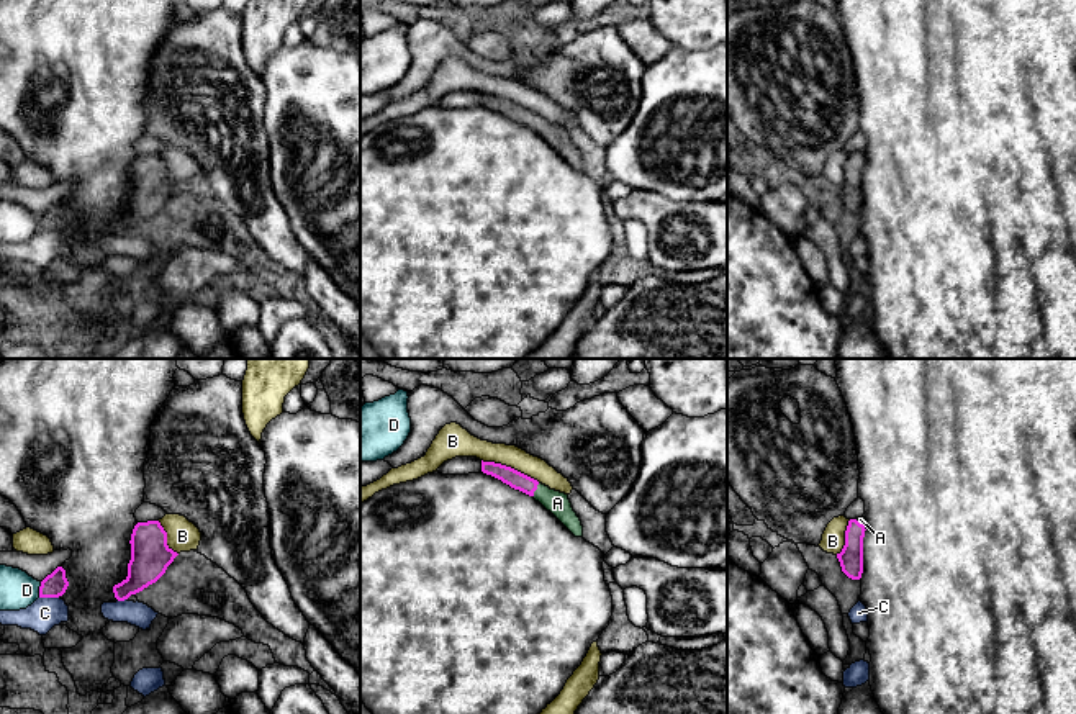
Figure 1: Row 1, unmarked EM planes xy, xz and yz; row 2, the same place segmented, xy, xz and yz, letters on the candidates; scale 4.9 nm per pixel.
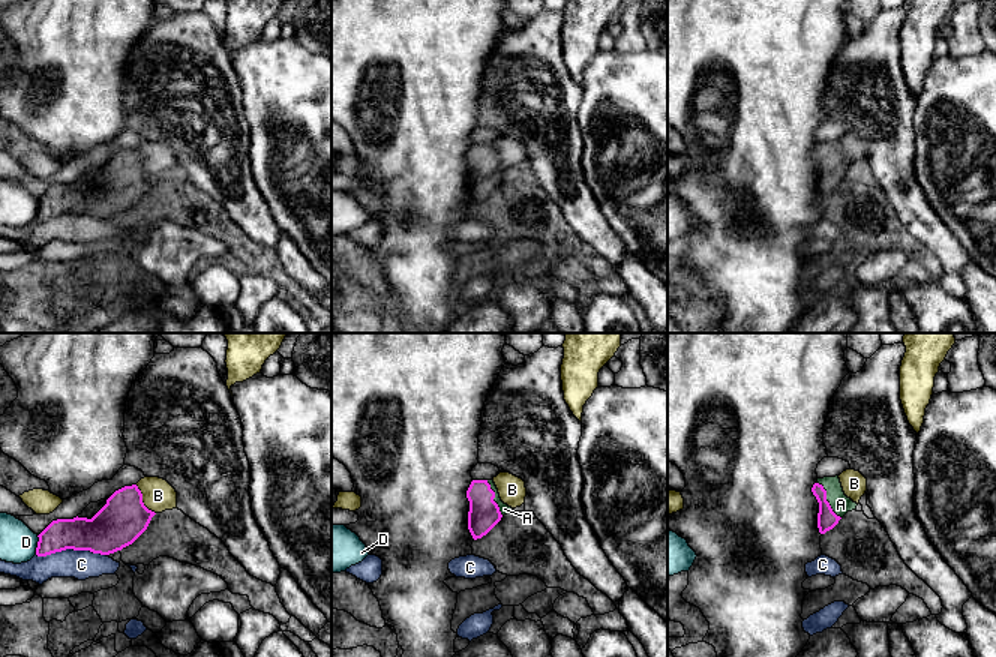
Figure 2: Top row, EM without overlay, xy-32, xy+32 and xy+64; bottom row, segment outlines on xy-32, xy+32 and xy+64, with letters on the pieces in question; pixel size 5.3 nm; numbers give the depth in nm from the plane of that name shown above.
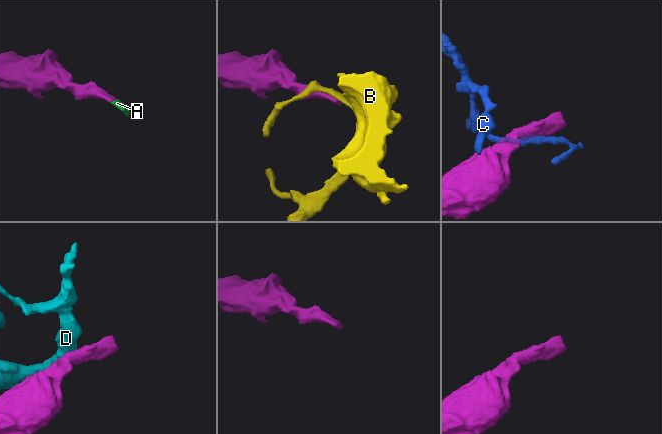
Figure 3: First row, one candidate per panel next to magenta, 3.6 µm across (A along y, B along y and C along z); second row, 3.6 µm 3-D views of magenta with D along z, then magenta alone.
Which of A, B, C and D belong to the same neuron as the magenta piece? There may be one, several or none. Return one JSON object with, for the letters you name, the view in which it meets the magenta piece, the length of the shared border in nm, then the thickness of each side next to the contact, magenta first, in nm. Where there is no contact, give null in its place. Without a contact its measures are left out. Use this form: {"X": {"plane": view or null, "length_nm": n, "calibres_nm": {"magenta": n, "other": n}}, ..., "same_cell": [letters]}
{"A": {"plane": "xz", "length_nm": 70, "calibres_nm": {"magenta": 90, "other": 110}}, "same_cell": ["A"]}

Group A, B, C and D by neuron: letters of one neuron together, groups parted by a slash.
A / B / C / D

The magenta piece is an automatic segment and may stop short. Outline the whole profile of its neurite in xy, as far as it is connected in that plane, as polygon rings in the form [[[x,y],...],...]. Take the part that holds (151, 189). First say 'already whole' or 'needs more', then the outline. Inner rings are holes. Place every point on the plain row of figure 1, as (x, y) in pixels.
already whole | [[[159,154],[138,156],[129,177],[128,210],[113,219],[118,234],[124,234],[156,216],[179,188],[167,178],[167,165]]]

